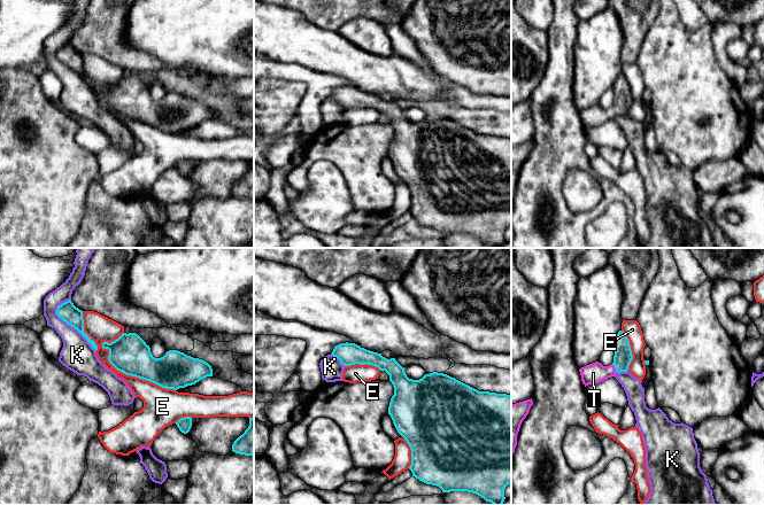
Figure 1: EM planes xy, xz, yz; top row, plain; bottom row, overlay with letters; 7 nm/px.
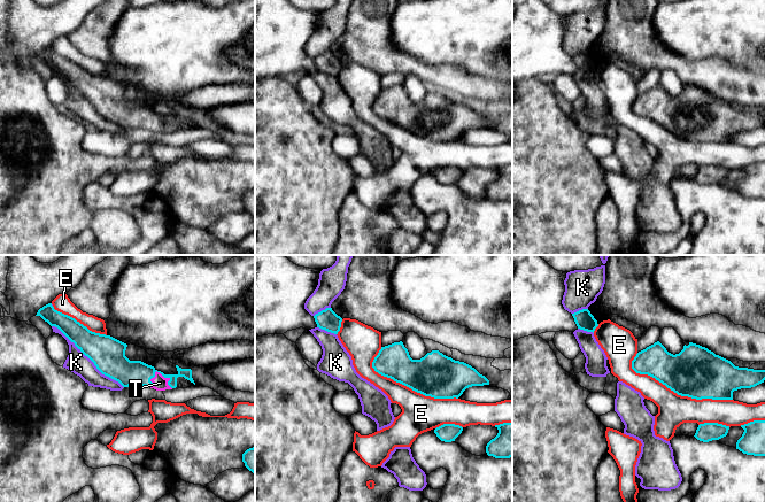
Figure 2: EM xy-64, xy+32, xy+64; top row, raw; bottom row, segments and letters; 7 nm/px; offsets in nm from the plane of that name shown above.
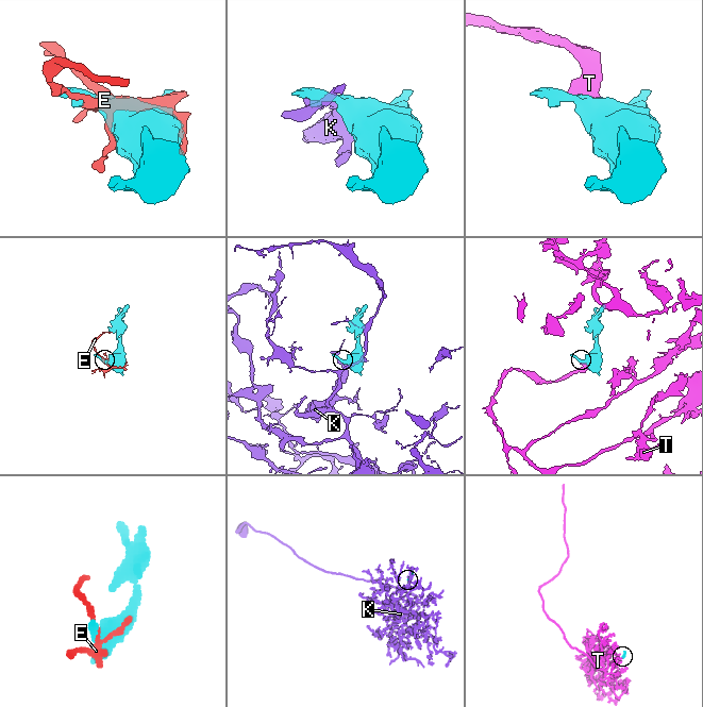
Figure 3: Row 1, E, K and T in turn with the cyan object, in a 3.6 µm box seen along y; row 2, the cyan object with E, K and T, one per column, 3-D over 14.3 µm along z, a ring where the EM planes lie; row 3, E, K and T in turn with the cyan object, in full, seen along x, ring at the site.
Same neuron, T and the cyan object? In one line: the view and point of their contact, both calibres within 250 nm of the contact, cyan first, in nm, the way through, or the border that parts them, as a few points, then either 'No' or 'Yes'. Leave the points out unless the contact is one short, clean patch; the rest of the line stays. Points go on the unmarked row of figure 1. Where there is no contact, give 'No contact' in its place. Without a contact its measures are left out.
Touches cyan at yz (615, 110). Thickness 130 nm (cyan) against 140 nm. Path across: yz (623, 99), (615, 110), (610, 114), (593, 116). Yes

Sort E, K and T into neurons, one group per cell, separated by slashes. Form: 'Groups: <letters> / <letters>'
Groups: E / K / T

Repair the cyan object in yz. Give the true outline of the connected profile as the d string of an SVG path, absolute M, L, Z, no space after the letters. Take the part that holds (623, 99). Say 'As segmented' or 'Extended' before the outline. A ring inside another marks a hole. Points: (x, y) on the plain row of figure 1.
Extended. M619 73L613 84L613 106L609 109L603 109L595 104L579 112L581 124L586 129L599 126L608 121L615 119L617 116L627 115L633 102L630 84L623 73Z

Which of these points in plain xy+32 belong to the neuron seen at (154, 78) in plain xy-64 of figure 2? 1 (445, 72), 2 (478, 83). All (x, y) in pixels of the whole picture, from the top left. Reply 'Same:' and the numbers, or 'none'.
Same: none

